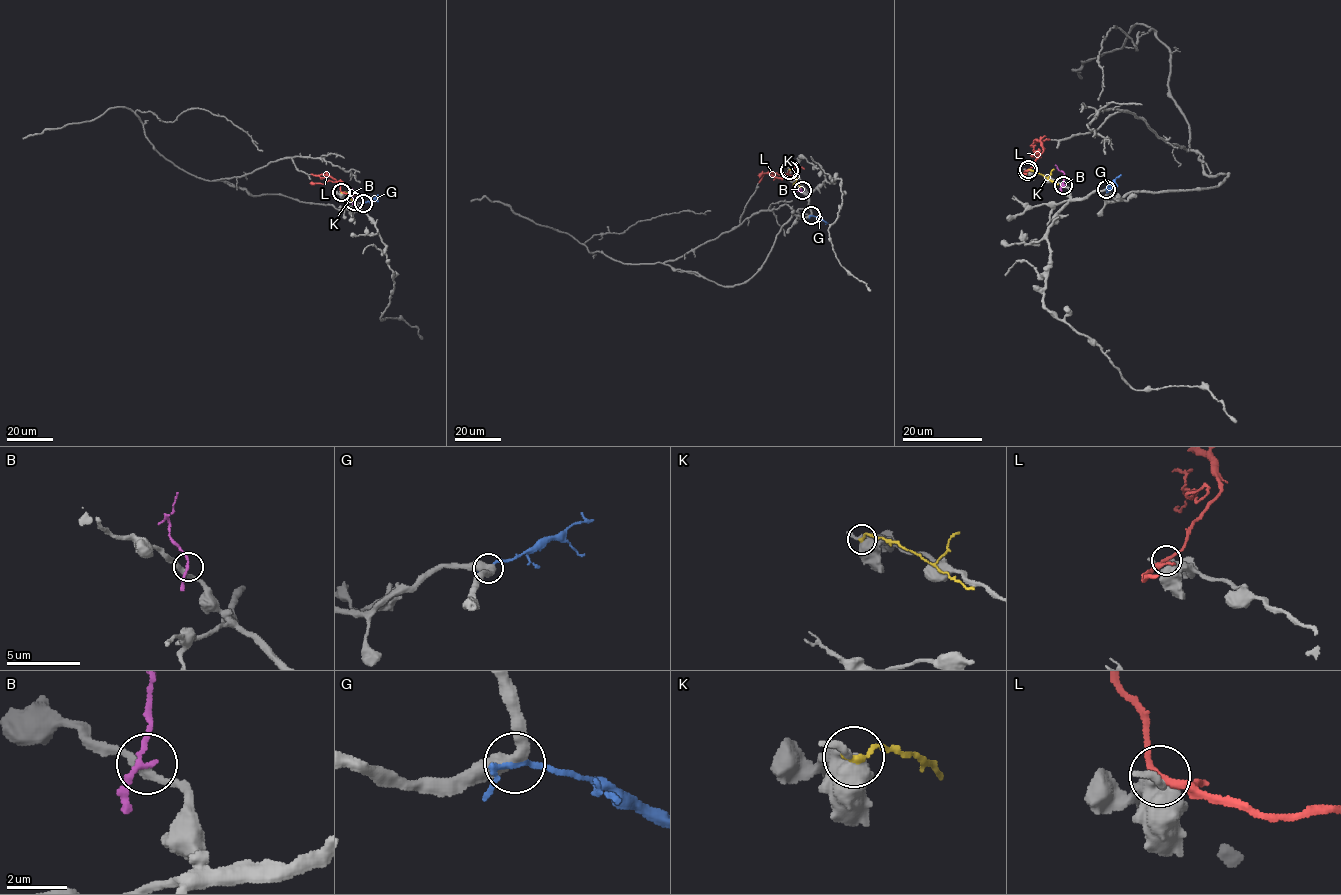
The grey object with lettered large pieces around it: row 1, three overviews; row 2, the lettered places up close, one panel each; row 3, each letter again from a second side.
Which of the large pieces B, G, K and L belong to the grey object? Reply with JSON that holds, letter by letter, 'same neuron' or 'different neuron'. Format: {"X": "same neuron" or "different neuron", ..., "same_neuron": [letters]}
{"B": "different neuron", "G": "different neuron", "K": "different neuron", "L": "same neuron", "same_neuron": ["L"]}

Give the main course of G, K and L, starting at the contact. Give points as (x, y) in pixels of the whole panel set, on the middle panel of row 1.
G: (811, 216), (818, 217), (825, 224)
K: (790, 170), (800, 187)
L: (789, 170), (783, 178), (767, 173), (788, 175)

